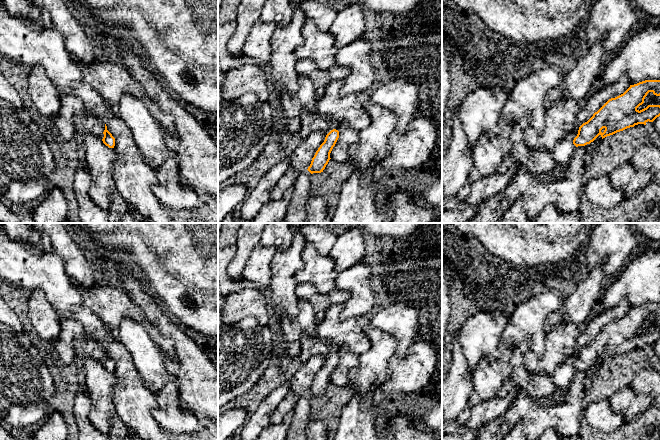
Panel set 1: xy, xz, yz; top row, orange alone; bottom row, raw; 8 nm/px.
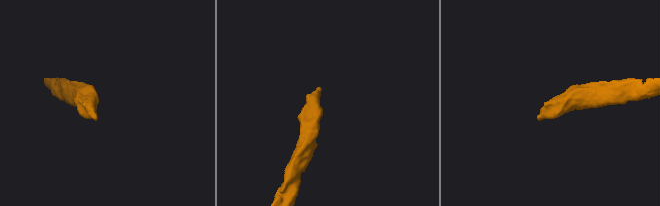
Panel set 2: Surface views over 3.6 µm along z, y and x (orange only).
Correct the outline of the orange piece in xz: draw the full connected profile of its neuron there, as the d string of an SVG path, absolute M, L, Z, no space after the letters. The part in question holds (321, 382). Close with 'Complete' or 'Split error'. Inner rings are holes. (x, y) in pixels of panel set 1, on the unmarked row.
M304 334L301 340L301 351L299 358L302 361L310 359L314 355L320 355L326 358L324 366L320 369L312 382L308 395L321 397L328 388L330 377L339 362L339 353L341 348L331 341L319 338L317 335L310 336Z. Split error

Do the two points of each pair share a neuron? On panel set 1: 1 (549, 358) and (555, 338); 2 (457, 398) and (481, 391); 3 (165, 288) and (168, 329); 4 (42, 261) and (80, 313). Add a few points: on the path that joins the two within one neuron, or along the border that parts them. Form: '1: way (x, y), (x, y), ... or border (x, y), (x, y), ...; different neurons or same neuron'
1: way (554, 353), (555, 343); same neuron
2: border (473, 375), (467, 405); different neurons
3: border (153, 294), (158, 303), (172, 316); different neurons
4: way (49, 274), (67, 300); same neuron

